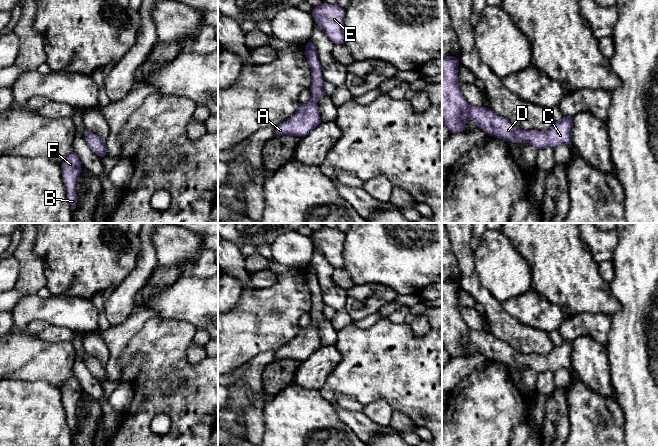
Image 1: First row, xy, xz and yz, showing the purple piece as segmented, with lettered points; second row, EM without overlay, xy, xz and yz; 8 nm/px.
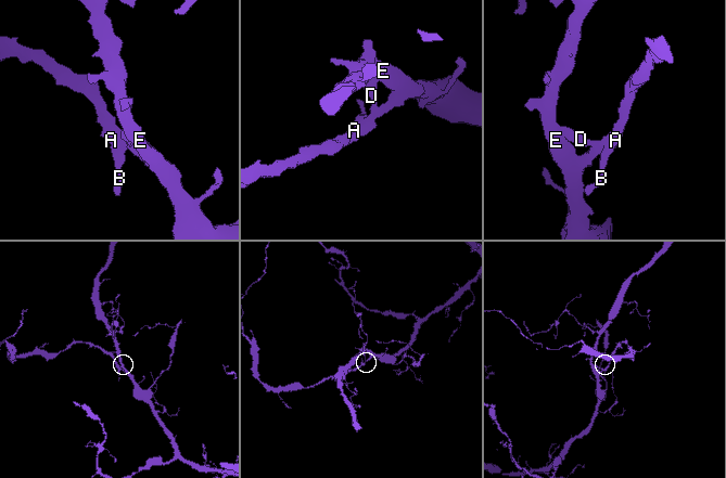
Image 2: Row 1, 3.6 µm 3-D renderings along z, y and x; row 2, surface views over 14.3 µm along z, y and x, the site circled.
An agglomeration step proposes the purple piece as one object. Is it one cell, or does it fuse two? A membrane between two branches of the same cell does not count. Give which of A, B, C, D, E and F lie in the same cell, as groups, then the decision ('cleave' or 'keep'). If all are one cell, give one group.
A B C D E F | keep

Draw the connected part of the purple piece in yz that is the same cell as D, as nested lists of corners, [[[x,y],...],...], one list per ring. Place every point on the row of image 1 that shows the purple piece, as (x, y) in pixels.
[[[442,57],[442,123],[451,135],[464,131],[467,118],[471,118],[487,134],[514,143],[528,142],[536,150],[572,145],[573,120],[570,116],[554,124],[547,132],[523,130],[510,120],[496,114],[492,109],[470,106],[459,88],[459,58]]]

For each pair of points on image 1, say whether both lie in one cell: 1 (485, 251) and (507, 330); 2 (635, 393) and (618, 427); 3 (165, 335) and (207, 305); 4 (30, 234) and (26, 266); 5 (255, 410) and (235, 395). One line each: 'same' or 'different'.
1: different
2: different
3: different
4: same
5: different

